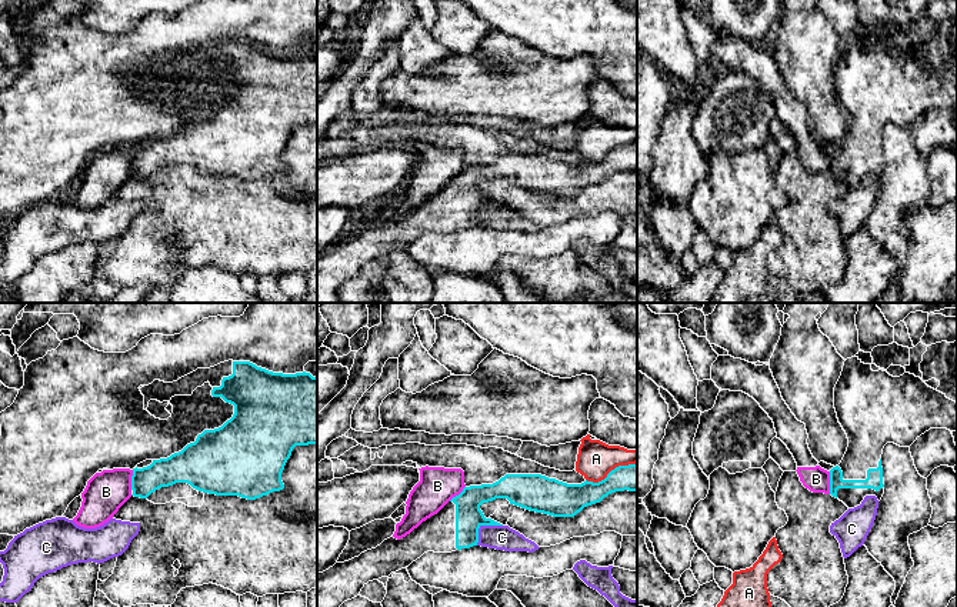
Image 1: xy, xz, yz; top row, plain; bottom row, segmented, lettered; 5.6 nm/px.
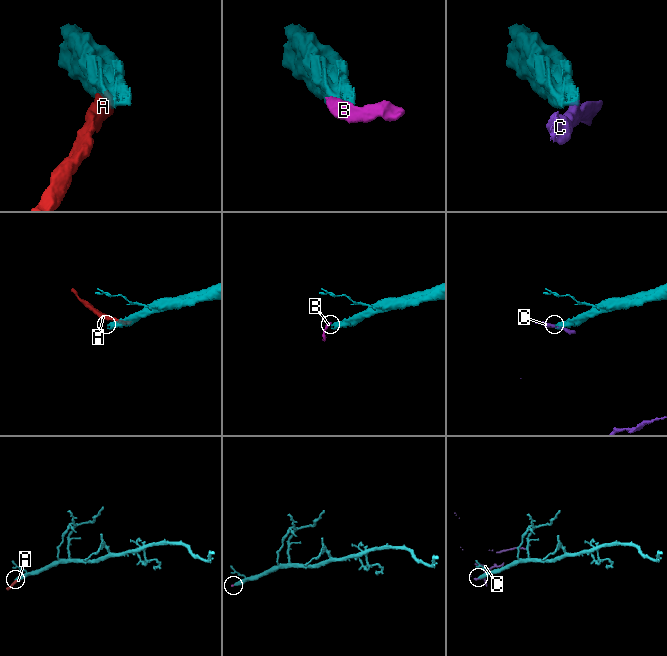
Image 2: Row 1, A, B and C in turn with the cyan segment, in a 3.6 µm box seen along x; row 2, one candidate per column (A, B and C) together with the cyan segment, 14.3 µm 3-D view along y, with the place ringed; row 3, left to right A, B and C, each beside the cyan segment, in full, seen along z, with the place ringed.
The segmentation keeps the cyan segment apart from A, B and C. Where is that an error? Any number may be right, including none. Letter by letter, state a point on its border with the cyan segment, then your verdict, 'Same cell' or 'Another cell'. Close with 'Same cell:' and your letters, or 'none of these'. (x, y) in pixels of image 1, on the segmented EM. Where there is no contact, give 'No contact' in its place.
A: Touches cyan at xz (610, 472). Another cell
B: Touches cyan at yz (830, 483). Another cell
C: Touches cyan at xz (482, 524). Another cell
Same cell: none of these

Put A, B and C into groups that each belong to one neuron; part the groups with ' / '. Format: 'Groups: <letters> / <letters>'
Groups: A / B / C

